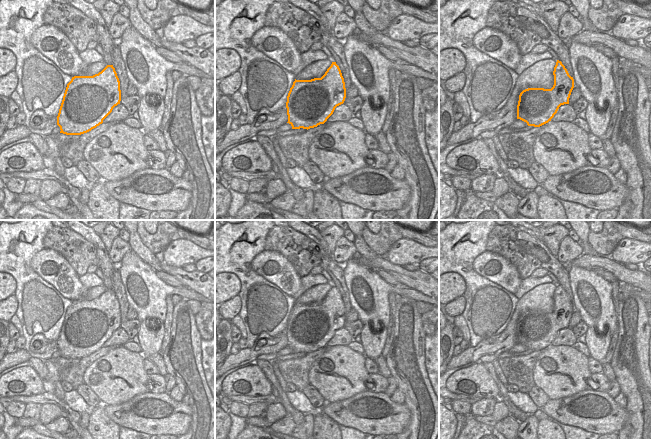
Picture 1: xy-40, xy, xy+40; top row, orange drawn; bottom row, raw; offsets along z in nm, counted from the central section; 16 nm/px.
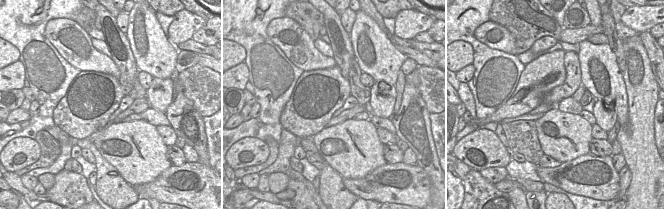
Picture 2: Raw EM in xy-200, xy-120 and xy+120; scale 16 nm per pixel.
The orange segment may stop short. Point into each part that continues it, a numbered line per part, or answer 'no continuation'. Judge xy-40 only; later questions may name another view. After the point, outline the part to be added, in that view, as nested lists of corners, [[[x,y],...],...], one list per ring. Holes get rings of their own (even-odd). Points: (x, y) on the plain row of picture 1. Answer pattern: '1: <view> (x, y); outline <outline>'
no continuation

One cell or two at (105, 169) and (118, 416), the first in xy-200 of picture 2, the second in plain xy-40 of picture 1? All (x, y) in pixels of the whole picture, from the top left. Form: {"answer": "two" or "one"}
{"answer": "two"}

